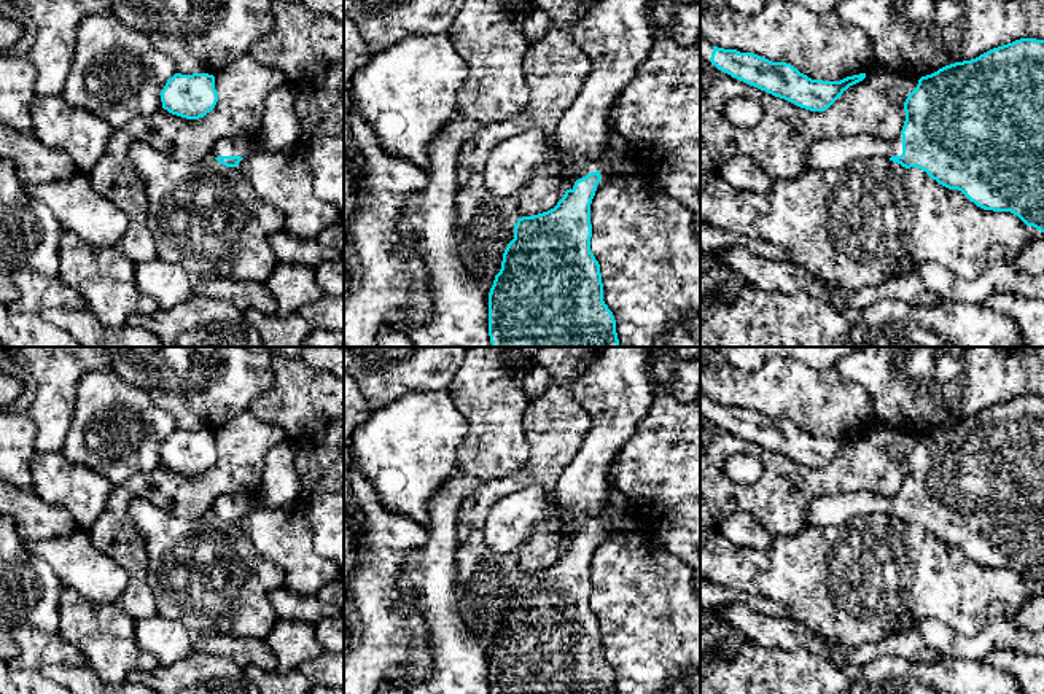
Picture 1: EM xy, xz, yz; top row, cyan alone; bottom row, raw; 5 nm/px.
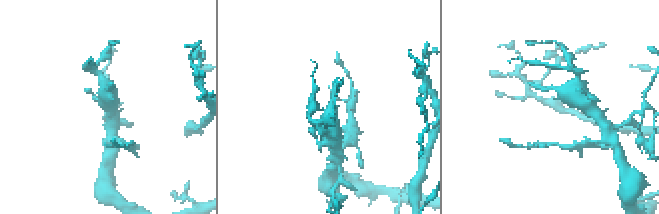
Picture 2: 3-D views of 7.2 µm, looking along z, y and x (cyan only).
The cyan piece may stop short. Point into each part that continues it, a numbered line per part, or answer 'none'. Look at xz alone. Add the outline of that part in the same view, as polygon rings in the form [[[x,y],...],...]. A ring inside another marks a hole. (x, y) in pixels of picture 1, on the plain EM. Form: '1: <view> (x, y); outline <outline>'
1: xz (615, 390); outline [[[603,347],[600,357],[571,385],[576,401],[592,415],[592,428],[584,438],[575,458],[557,481],[554,497],[559,506],[576,522],[568,546],[590,528],[600,528],[597,546],[611,533],[633,528],[648,513],[632,498],[621,493],[617,505],[610,505],[610,495],[617,489],[613,481],[613,465],[617,454],[632,438],[638,422],[646,415],[652,401],[652,387],[646,379],[648,353],[645,347]]]

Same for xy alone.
1: xy (279, 486); outline [[[285,439],[266,454],[266,470],[256,490],[221,493],[212,503],[210,513],[245,514],[256,501],[263,506],[285,506],[302,492],[296,471],[296,446]]]

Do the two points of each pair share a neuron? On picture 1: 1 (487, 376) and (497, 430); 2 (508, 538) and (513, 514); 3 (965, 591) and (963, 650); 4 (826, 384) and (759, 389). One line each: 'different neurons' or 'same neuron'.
1: same neuron
2: same neuron
3: different neurons
4: same neuron

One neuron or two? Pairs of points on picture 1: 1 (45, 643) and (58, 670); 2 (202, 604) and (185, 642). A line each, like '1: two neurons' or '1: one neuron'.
1: two neurons
2: two neurons

